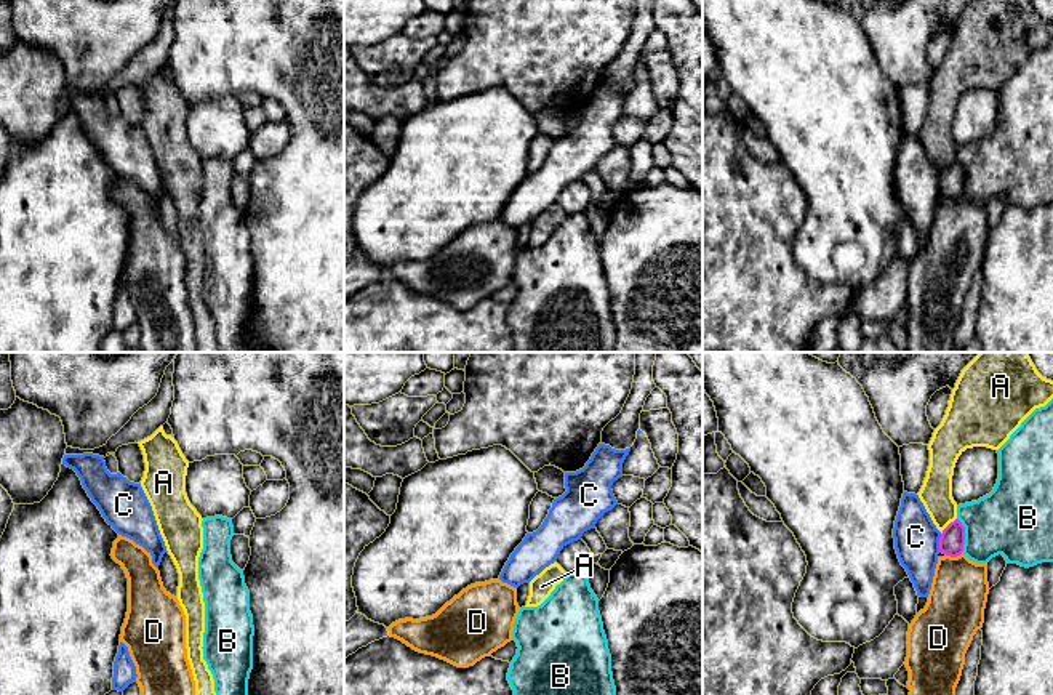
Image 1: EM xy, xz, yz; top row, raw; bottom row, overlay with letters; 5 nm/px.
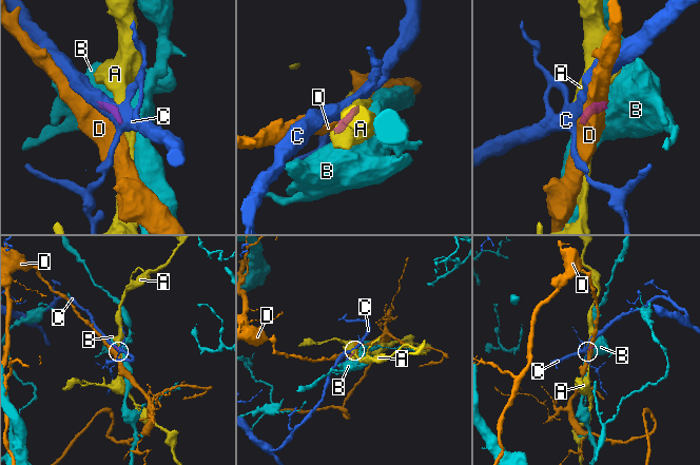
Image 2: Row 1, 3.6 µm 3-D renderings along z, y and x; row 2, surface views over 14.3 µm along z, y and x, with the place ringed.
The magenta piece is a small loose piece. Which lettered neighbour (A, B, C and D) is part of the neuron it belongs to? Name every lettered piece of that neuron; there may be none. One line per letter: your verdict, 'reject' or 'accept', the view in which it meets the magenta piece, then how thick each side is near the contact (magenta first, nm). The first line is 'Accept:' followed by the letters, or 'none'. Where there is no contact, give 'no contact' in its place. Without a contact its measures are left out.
Accept: none
A: reject; meets magenta in yz; 130 nm thick on the magenta side, 160 nm on the other
B: reject; meets magenta in yz; 130 nm thick on the magenta side, 340 nm on the other
C: reject; meets magenta in yz; 130 nm thick on the magenta side, 220 nm on the other
D: reject; meets magenta in yz; 130 nm thick on the magenta side, 280 nm on the other

